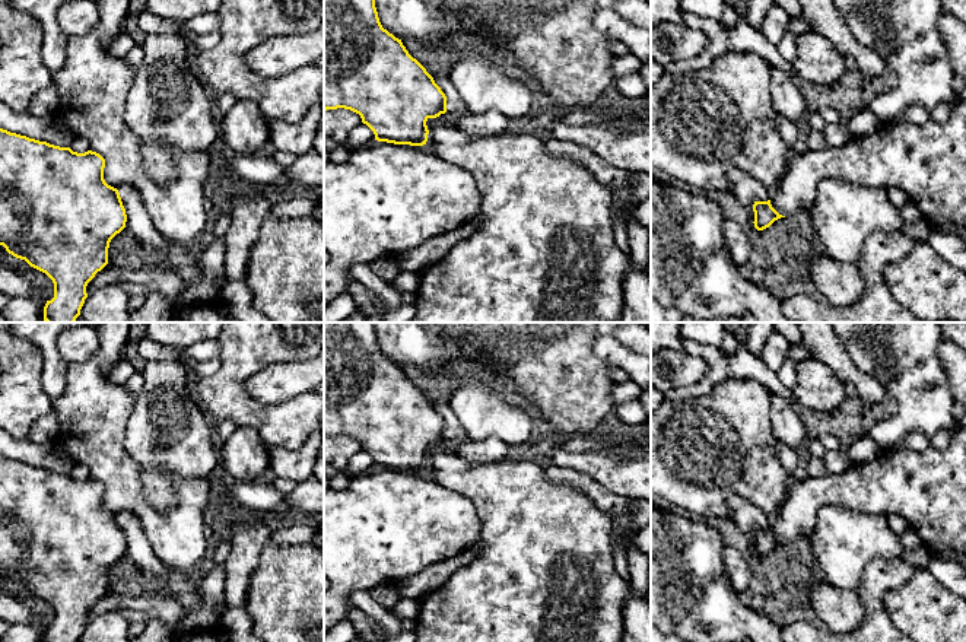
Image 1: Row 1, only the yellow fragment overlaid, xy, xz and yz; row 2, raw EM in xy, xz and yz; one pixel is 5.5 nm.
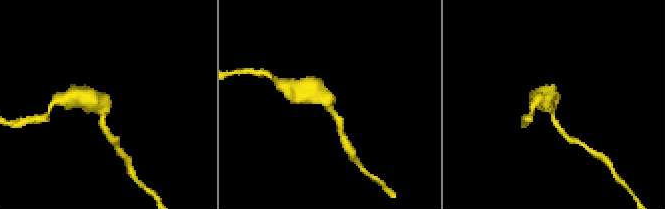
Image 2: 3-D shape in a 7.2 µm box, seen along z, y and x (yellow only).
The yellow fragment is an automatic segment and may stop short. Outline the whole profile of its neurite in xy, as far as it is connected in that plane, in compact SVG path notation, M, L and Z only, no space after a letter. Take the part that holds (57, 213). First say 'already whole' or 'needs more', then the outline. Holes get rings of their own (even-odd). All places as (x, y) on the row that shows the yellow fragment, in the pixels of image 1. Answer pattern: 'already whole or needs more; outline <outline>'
already whole; outline M0 128L0 245L53 280L54 298L44 306L45 322L76 321L88 283L108 264L109 242L125 228L120 193L105 182L104 168L105 159L96 152L77 153Z

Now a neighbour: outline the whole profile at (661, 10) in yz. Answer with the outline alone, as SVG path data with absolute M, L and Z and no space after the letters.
M651 0L651 35L664 22L683 22L680 0Z

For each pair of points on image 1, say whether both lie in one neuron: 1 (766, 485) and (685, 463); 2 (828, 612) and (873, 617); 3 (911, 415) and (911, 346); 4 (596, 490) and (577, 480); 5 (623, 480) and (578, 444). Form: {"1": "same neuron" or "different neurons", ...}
{"1": "same neuron", "2": "different neurons", "3": "same neuron", "4": "same neuron", "5": "different neurons"}

